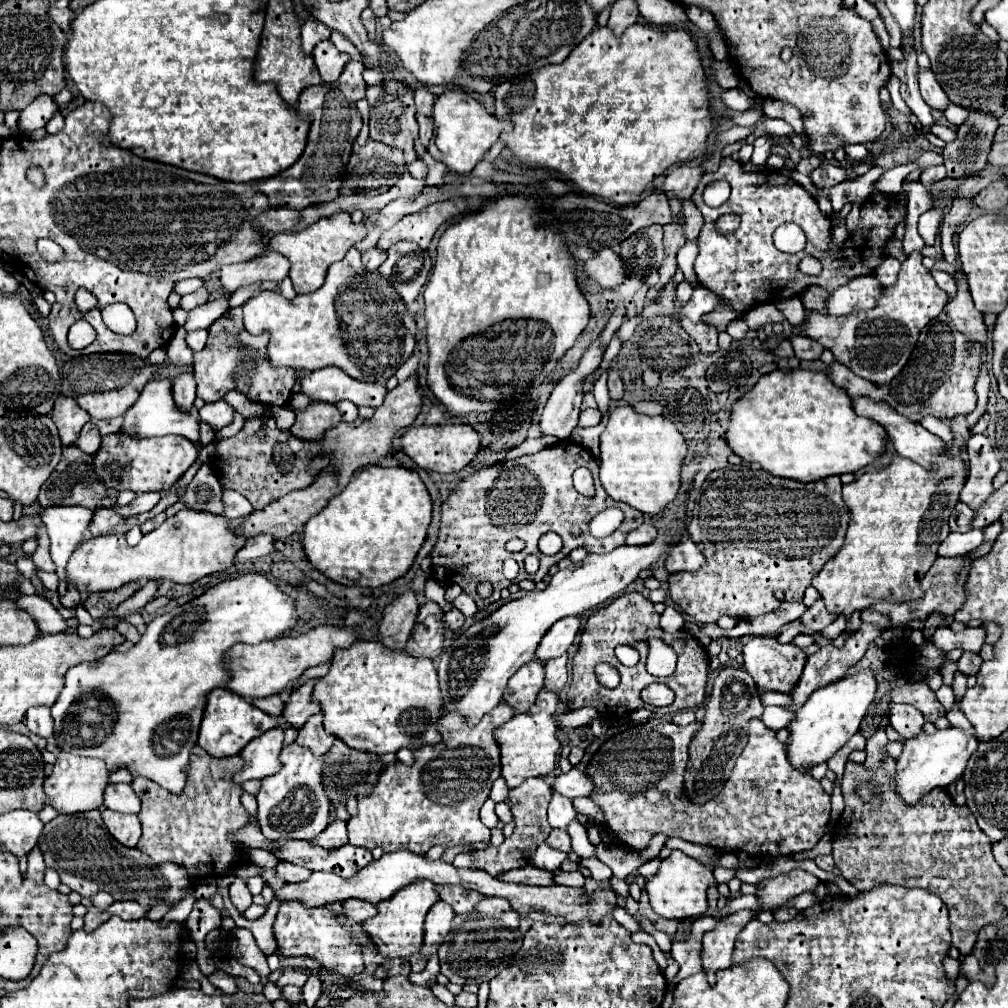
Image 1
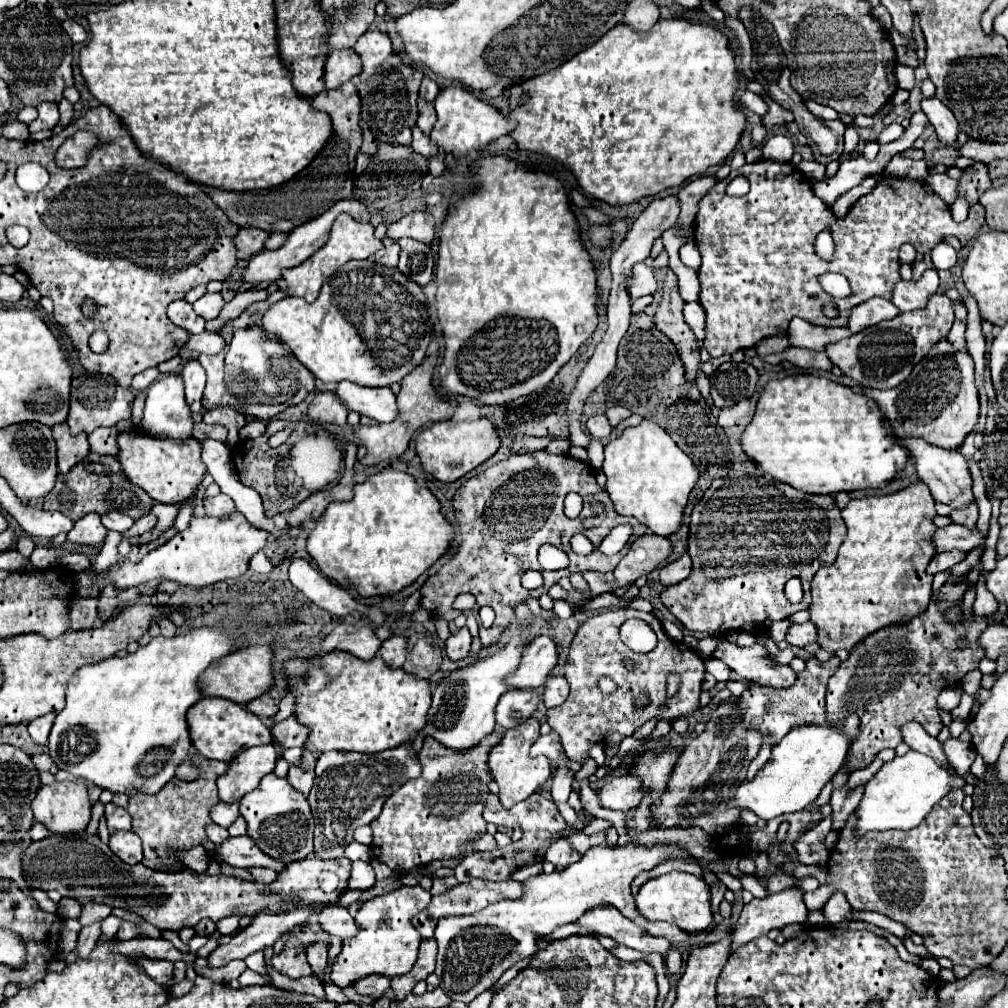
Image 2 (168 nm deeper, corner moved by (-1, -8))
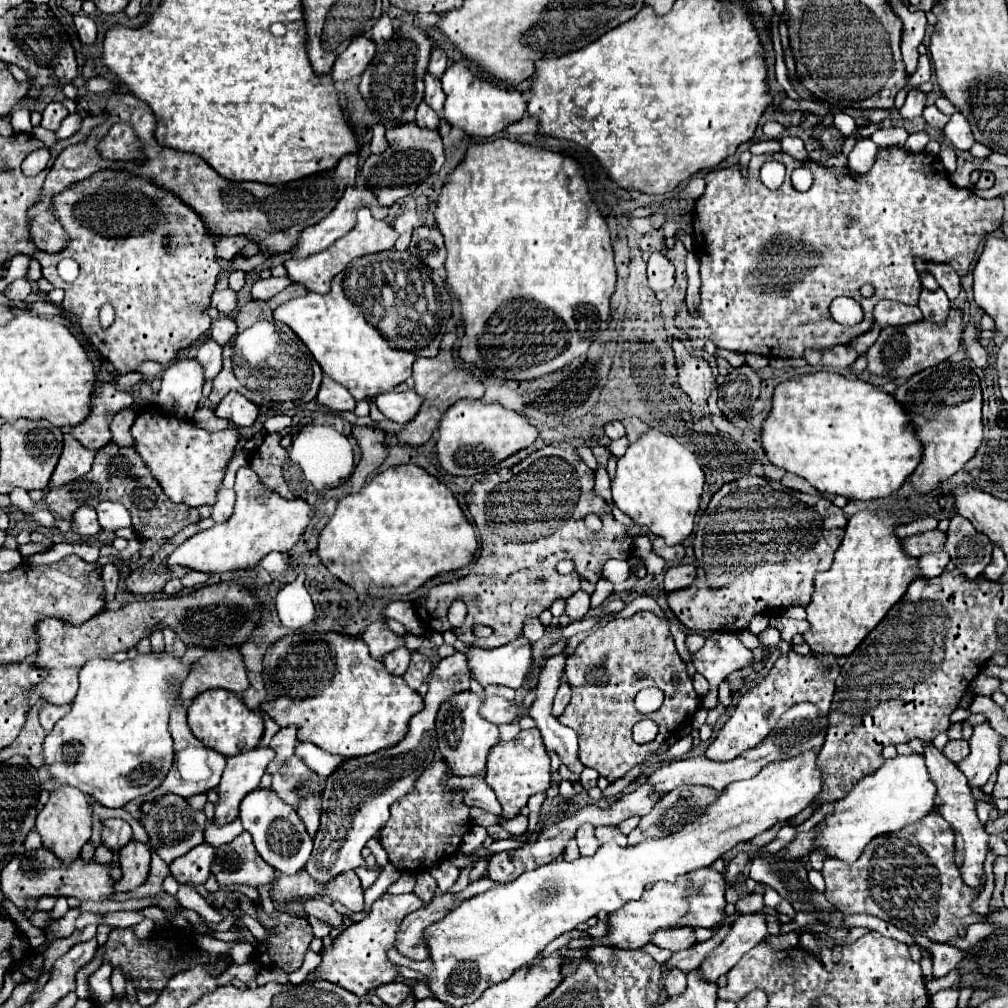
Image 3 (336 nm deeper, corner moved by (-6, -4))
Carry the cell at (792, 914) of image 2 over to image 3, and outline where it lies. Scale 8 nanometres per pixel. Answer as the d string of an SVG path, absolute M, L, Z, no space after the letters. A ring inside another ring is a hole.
M764 912L738 916L724 942L702 962L702 974L708 980L718 980L724 976L750 948L754 948L754 944L758 944L758 940L768 936L766 920L768 914Z

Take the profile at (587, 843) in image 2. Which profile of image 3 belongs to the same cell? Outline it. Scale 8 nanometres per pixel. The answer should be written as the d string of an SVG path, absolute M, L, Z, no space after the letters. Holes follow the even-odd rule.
M596 826L596 830L594 830L594 834L596 834L596 840L598 842L616 842L616 844L620 844L620 846L624 846L626 844L626 836L616 828L616 826Z

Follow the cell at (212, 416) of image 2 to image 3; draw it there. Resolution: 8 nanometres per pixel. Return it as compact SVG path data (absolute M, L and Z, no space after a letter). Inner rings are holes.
M238 392L226 394L214 412L218 418L226 418L236 426L252 426L260 414L258 406L250 404L250 400L244 396L238 396Z

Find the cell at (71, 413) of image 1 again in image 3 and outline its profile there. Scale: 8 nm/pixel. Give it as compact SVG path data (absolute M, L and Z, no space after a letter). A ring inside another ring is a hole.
M64 434L64 450L58 460L58 466L52 474L50 486L62 486L70 480L76 480L90 472L96 450L84 448L72 434Z

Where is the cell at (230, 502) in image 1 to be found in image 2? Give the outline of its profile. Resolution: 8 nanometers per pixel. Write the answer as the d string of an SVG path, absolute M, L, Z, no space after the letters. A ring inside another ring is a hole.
M219 494L213 498L205 498L203 508L205 508L205 516L221 518L221 516L229 516L231 512L235 512L235 502L229 496Z

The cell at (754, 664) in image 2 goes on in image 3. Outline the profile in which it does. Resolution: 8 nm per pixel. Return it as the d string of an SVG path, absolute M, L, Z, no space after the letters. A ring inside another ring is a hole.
M714 632L692 656L692 664L696 672L700 672L710 682L710 690L702 700L702 706L710 710L716 706L718 684L734 670L752 666L754 656L752 650L746 648L734 632Z

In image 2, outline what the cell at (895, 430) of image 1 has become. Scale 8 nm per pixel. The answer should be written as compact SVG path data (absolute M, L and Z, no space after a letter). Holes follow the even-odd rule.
M905 438L905 440L899 440L899 442L903 442L905 448L911 452L911 456L915 458L917 474L929 486L935 502L947 504L955 510L955 508L965 508L965 504L969 504L969 500L975 500L973 490L971 490L973 480L971 480L969 464L959 452L949 452L949 450L943 450L943 448L937 448L937 446L929 446L921 438Z

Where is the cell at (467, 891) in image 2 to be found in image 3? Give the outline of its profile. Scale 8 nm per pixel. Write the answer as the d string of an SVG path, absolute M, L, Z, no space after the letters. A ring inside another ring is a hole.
M444 892L440 896L434 896L430 904L414 910L406 920L402 922L402 928L398 930L398 952L412 958L412 960L424 960L430 956L428 944L424 940L424 930L442 920L452 910L454 894Z

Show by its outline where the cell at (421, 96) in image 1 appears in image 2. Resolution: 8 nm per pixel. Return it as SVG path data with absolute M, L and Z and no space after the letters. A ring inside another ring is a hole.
M425 76L425 78L423 78L423 82L421 82L419 96L421 96L421 98L425 98L425 100L429 100L429 102L433 102L433 100L437 98L437 94L439 94L439 84L437 84L435 80L431 80L429 76Z

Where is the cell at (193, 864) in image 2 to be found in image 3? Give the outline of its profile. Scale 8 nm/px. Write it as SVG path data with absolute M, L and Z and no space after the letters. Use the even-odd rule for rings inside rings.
M166 794L162 796L154 808L142 816L142 826L146 830L146 834L152 840L152 846L156 848L158 856L164 862L172 862L178 856L184 856L186 852L190 852L194 846L198 846L200 842L204 842L204 826L206 826L206 816L204 812L192 810L188 806L188 802L178 796L178 794Z

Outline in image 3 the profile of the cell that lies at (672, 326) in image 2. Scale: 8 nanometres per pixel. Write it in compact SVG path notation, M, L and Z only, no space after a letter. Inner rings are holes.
M672 340L672 350L678 364L678 382L680 388L690 396L696 404L706 404L708 396L716 388L716 380L712 378L712 370L704 358L694 356L684 340Z

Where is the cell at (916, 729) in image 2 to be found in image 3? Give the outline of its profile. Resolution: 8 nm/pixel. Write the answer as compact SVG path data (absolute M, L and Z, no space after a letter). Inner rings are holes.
M926 742L924 746L924 758L926 758L926 766L930 772L930 778L938 784L938 800L934 810L938 814L942 814L942 818L946 818L956 834L956 864L962 872L962 880L968 886L978 886L982 880L982 864L986 858L986 850L988 850L988 834L984 830L984 824L980 824L978 816L976 816L976 808L974 808L974 796L970 792L968 780L966 776L962 776L960 768L950 762L942 750L938 750L932 742Z

